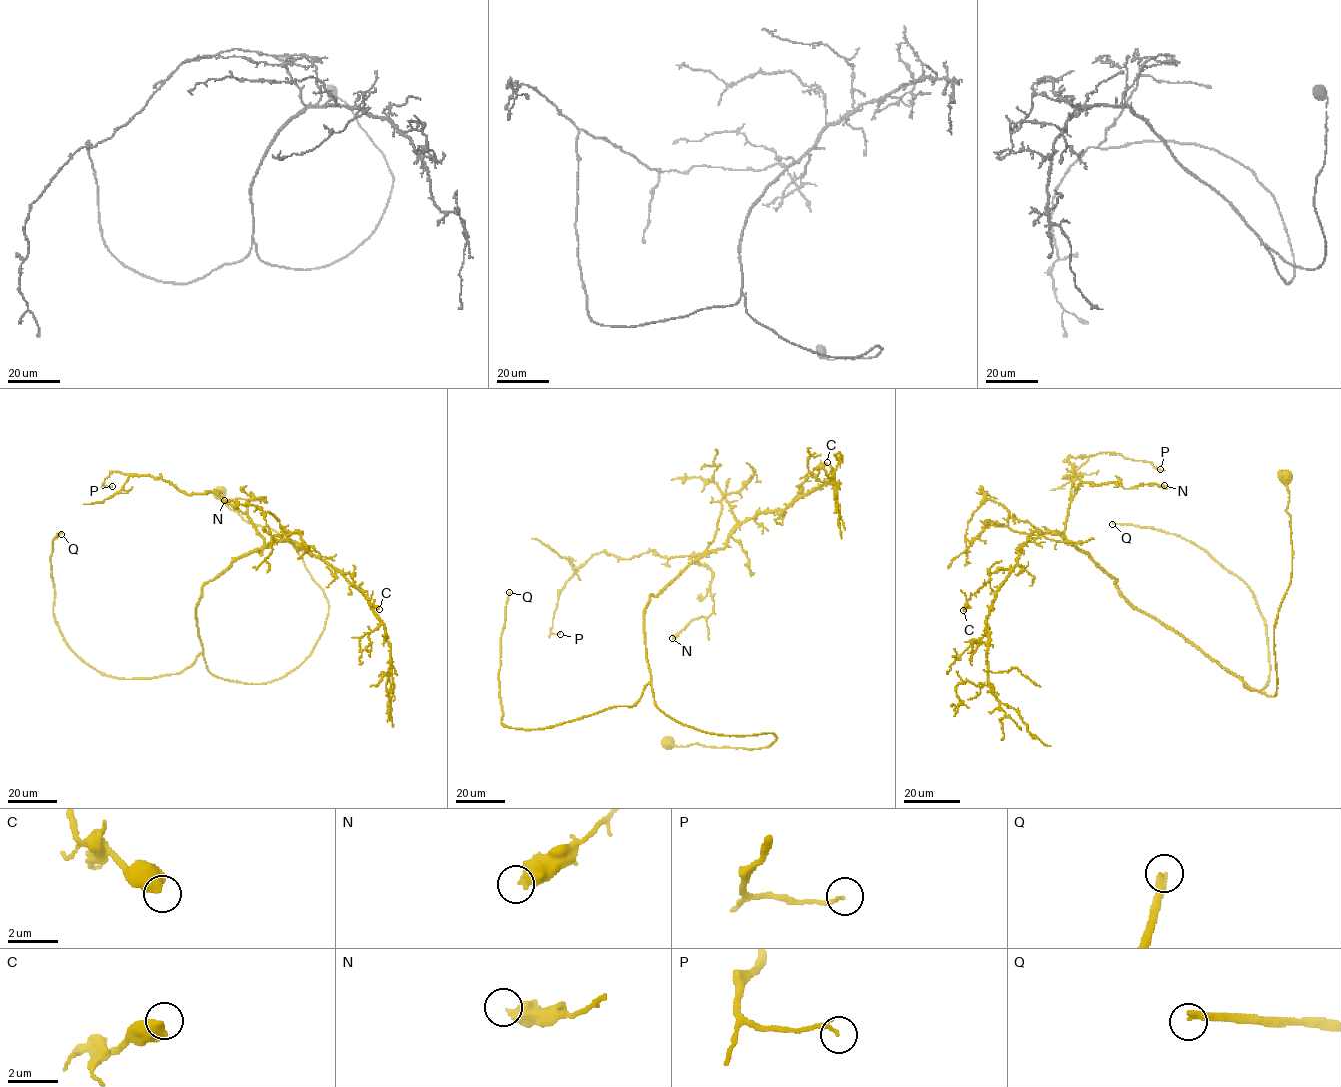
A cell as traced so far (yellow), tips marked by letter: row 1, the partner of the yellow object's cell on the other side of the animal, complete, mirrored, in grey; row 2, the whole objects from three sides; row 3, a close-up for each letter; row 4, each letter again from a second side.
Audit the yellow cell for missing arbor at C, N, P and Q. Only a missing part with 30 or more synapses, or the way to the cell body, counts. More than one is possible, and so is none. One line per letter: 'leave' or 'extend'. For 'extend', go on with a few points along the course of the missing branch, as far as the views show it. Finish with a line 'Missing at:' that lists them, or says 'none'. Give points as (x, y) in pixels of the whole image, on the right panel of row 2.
C: leave
N: leave
P: leave
Q: extend; course (1112, 524), (1046, 518), (1036, 520), (1016, 560), (1013, 619), (1007, 647), (1013, 693), (1021, 711), (1025, 753)
Missing at: Q

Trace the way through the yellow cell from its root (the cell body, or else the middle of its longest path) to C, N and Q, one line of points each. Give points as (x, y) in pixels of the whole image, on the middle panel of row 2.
C: (670, 743), (776, 739), (665, 714), (644, 609), (742, 523), (783, 510), (827, 462)
N: (670, 743), (776, 739), (707, 733), (655, 703), (644, 609), (712, 550), (695, 560), (713, 612), (672, 638)
Q: (670, 743), (753, 749), (776, 736), (684, 725), (656, 706), (651, 682), (632, 706), (504, 726), (509, 592)

